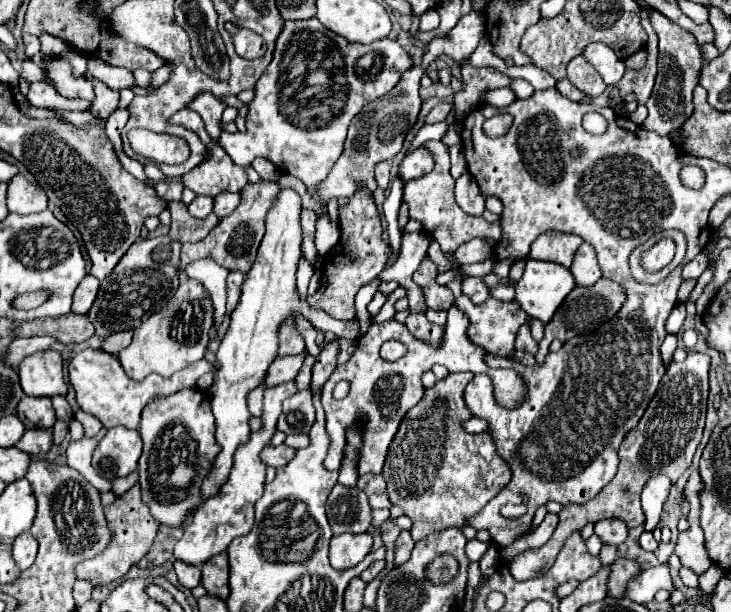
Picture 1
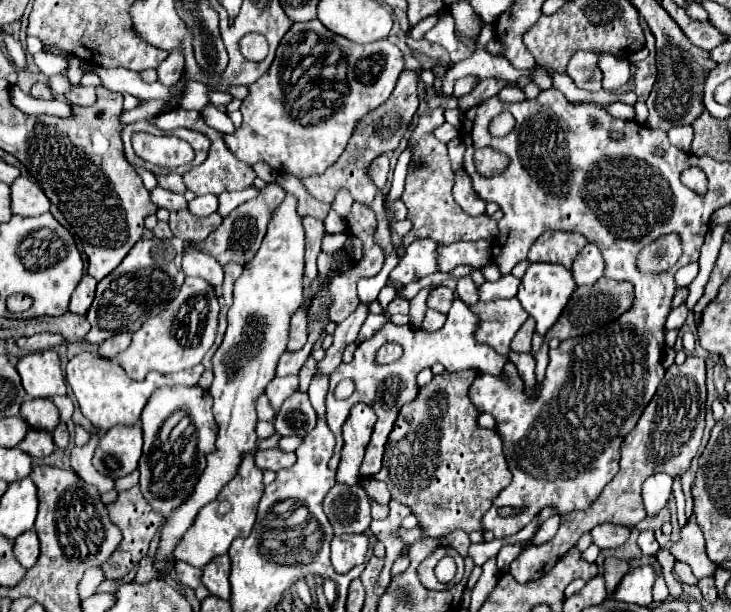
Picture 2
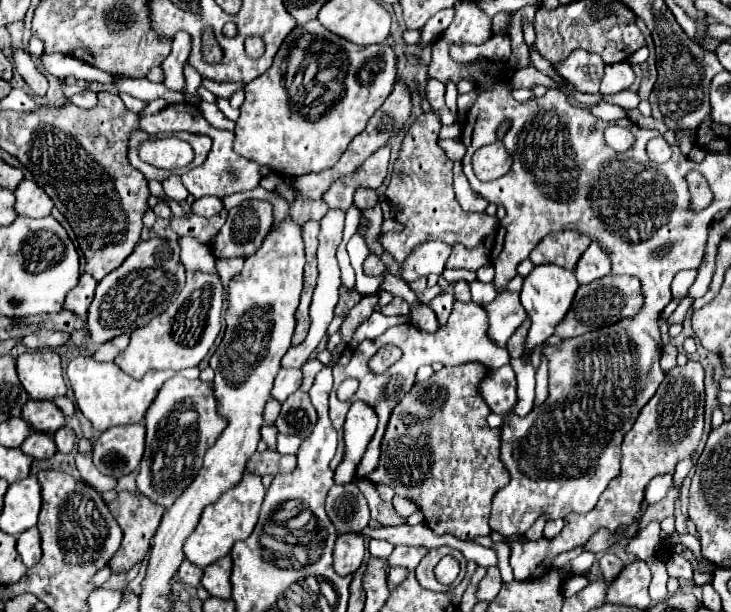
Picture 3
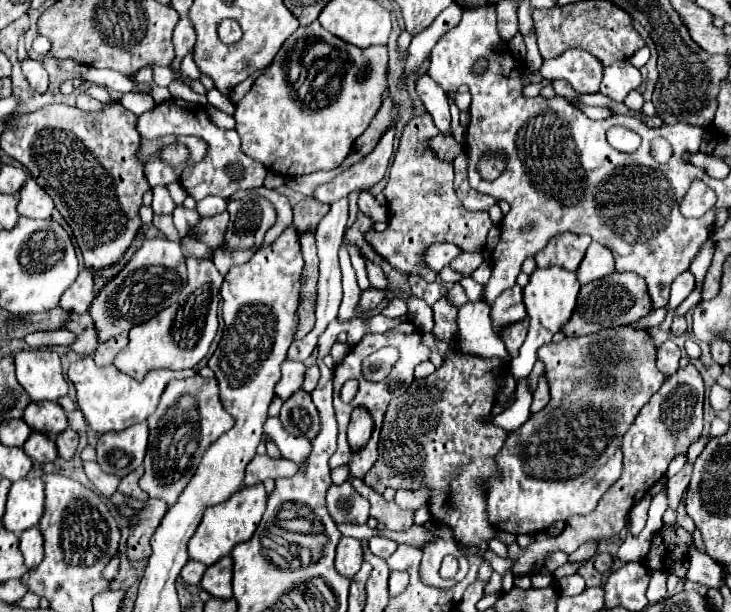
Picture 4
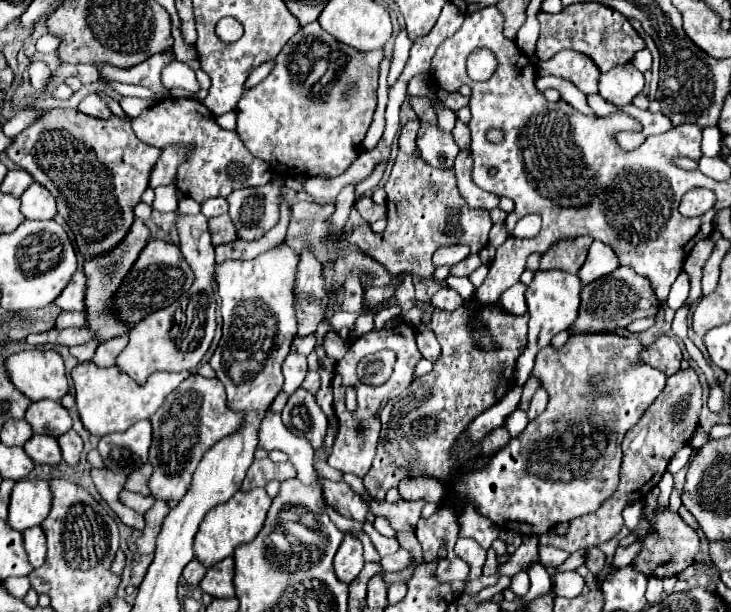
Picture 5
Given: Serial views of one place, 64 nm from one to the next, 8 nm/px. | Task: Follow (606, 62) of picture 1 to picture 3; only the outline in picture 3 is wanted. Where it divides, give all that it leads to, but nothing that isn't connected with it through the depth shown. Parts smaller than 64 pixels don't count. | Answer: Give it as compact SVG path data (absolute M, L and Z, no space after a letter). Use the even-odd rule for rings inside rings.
M628 61L606 64L604 67L604 80L600 84L602 94L616 94L626 90L634 80L634 72Z

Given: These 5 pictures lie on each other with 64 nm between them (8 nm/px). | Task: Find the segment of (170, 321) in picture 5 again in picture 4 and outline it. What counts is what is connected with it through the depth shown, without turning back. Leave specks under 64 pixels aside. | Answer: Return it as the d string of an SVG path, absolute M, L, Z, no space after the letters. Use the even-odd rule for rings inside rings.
M180 204L180 206L176 206L176 208L174 208L172 216L174 216L174 224L176 224L178 232L180 232L180 238L186 238L186 236L194 236L194 234L192 234L192 232L188 232L188 230L190 230L190 228L194 226L194 222L200 218L196 210L188 210L188 208L182 208L182 204ZM186 260L188 264L188 284L176 304L160 312L156 318L132 328L130 344L116 356L114 366L142 382L146 372L156 368L184 370L194 368L206 354L218 332L218 302L220 284L224 278L210 260Z

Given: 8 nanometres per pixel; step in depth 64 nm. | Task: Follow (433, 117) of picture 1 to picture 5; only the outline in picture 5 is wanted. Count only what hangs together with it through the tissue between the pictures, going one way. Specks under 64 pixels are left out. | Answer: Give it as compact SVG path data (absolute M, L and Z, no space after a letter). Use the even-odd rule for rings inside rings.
M408 120L402 126L400 138L398 138L398 156L394 160L390 178L386 182L386 192L396 192L396 216L394 222L388 222L386 230L382 234L374 234L370 226L360 226L350 234L350 242L362 248L368 256L378 260L390 274L400 274L400 272L412 272L422 278L432 278L432 252L440 246L448 244L468 244L474 254L478 254L486 244L488 244L488 232L492 228L490 214L486 210L470 210L468 204L462 200L458 188L456 188L456 176L454 168L432 168L426 160L420 158L420 150L416 148L416 136L420 130L420 120Z

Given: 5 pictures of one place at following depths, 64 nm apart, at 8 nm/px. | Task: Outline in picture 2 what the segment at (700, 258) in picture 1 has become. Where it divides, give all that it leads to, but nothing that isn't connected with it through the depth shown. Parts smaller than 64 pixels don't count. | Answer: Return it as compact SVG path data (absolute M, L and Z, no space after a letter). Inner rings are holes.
M690 262L690 264L682 266L682 268L676 272L676 284L678 284L678 286L688 286L688 284L698 276L698 270L700 270L698 262Z

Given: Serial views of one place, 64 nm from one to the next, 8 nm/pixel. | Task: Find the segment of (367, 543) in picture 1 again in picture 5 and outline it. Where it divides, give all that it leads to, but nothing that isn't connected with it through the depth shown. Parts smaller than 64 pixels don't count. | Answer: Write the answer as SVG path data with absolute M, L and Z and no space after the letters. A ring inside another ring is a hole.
M344 536L336 556L334 556L334 572L336 576L350 584L362 570L364 558L362 558L362 544L354 536Z

